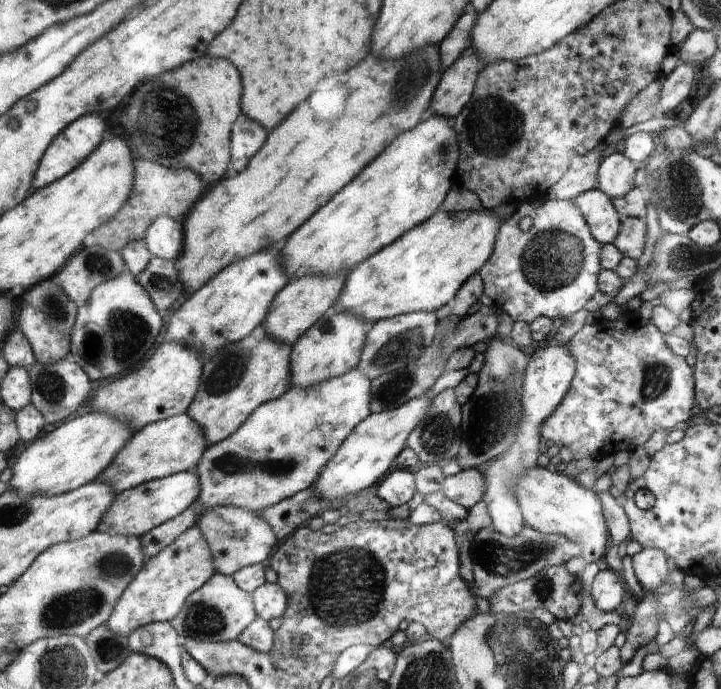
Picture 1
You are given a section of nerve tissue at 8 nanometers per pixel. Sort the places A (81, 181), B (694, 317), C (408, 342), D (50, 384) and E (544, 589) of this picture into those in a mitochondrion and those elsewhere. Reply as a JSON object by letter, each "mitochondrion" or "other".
{"A":"other","B":"other","C":"mitochondrion","D":"mitochondrion","E":"mitochondrion"}

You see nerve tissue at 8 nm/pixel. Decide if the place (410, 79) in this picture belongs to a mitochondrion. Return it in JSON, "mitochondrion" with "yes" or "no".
{"mitochondrion":"yes"}

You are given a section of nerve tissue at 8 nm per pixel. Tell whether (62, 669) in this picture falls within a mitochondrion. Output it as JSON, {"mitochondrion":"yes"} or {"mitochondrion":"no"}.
{"mitochondrion":"yes"}

